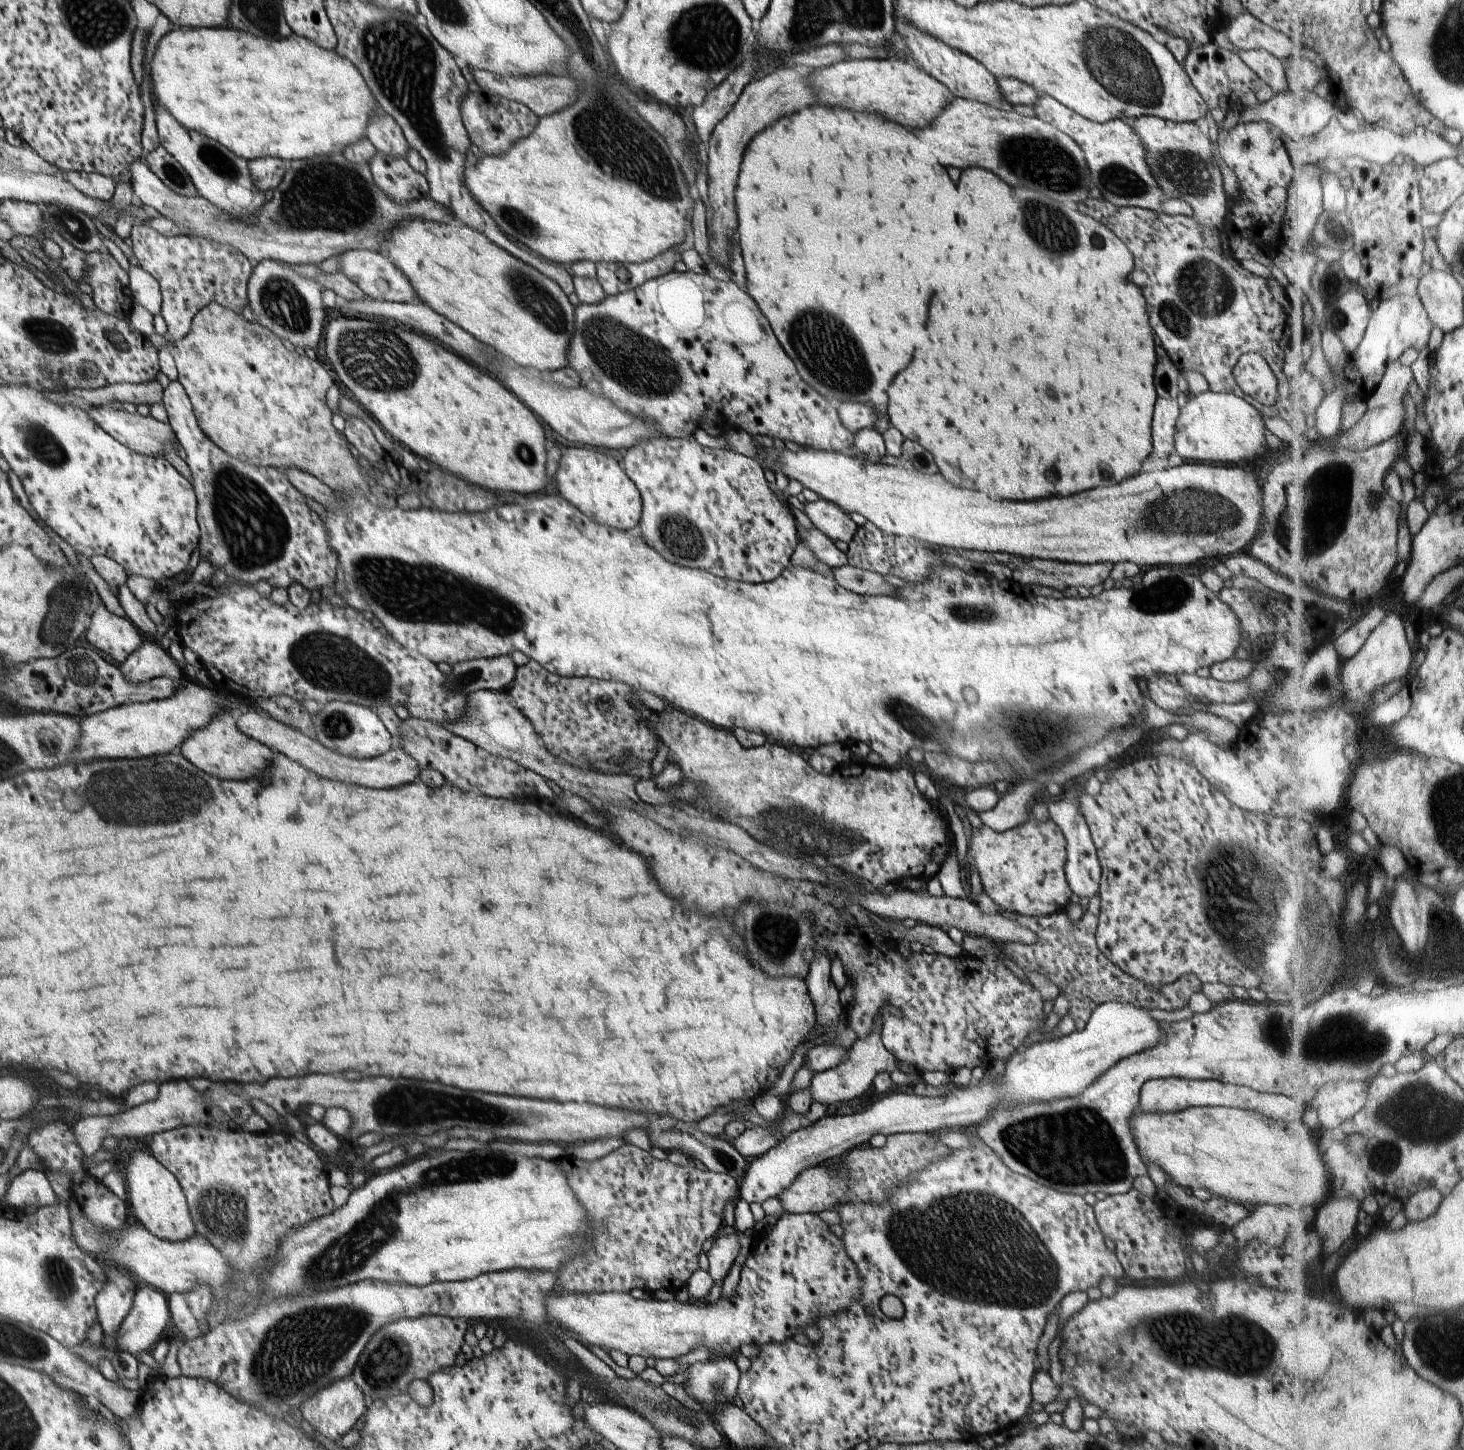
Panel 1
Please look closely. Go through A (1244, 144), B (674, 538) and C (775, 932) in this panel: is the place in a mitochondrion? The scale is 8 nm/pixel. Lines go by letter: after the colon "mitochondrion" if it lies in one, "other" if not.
A: mitochondrion
B: mitochondrion
C: mitochondrion

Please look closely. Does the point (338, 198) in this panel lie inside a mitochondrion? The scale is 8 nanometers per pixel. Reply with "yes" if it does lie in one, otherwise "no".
yes

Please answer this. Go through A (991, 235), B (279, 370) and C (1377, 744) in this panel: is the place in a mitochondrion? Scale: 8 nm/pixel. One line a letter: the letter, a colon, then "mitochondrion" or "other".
A: other
B: other
C: other

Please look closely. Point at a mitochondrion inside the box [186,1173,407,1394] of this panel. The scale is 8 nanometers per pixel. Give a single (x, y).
(222, 1210)

